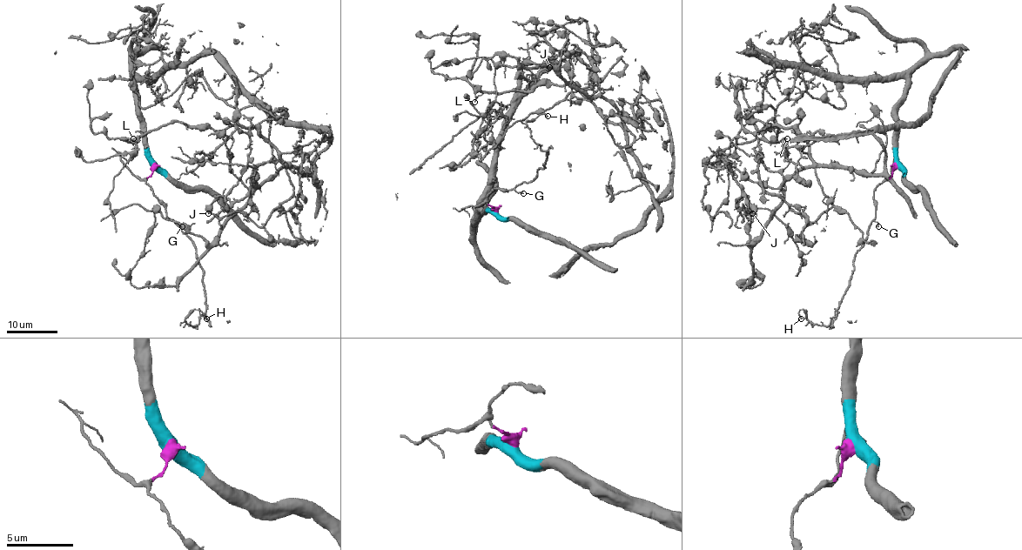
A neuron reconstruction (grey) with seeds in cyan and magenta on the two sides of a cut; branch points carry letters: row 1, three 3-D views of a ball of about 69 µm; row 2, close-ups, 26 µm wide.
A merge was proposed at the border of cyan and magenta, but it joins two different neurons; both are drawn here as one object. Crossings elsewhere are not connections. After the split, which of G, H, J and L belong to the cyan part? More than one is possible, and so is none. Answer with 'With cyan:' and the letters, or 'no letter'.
With cyan: J, L

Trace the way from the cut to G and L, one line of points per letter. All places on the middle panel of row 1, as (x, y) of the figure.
G: (494, 211), (487, 202), (487, 196), (494, 188), (522, 193)
L: (494, 211), (474, 220), (505, 117), (479, 134), (480, 159), (515, 121), (578, 90), (474, 101)

